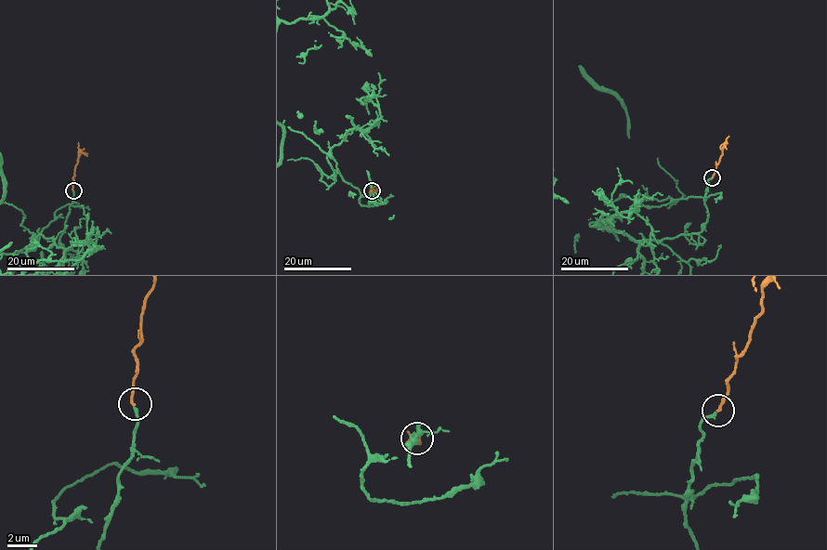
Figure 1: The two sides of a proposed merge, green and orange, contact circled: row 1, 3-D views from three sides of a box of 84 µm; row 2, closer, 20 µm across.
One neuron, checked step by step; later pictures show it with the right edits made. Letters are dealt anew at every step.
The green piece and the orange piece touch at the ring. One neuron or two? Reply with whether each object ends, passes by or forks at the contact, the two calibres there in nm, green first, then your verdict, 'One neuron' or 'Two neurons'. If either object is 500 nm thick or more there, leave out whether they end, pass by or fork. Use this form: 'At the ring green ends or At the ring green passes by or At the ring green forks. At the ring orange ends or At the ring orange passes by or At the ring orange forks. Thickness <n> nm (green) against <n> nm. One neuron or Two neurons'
At the ring green ends. At the ring orange ends. Thickness 240 nm (green) against 200 nm. One neuron

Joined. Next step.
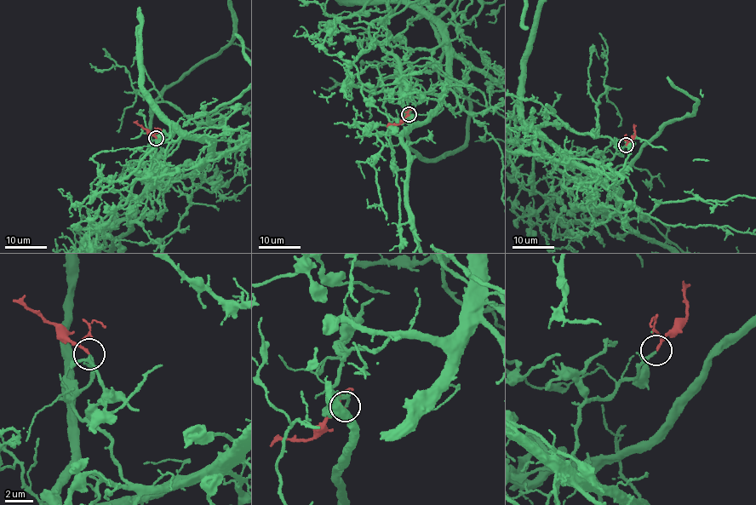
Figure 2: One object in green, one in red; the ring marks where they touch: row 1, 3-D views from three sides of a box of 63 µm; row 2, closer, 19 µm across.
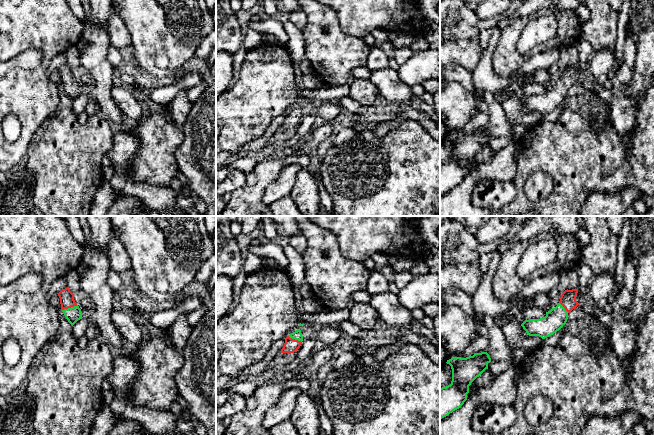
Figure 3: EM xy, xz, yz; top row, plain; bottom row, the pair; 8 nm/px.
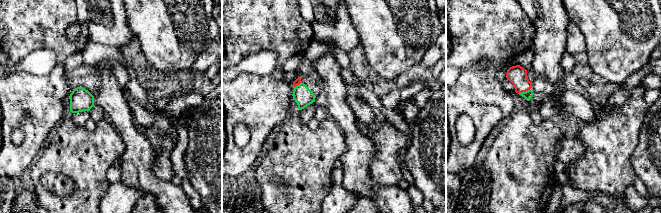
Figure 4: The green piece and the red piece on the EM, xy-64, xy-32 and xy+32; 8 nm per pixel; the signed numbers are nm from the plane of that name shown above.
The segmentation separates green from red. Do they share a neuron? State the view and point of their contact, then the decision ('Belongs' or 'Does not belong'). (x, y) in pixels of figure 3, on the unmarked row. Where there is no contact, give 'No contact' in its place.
Touches green at xy (69, 84). Belongs

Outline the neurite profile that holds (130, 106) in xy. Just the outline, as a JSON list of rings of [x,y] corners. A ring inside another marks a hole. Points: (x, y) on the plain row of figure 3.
[[[114,86],[112,89],[112,98],[124,116],[128,117],[132,122],[139,121],[143,117],[140,101],[127,87]]]

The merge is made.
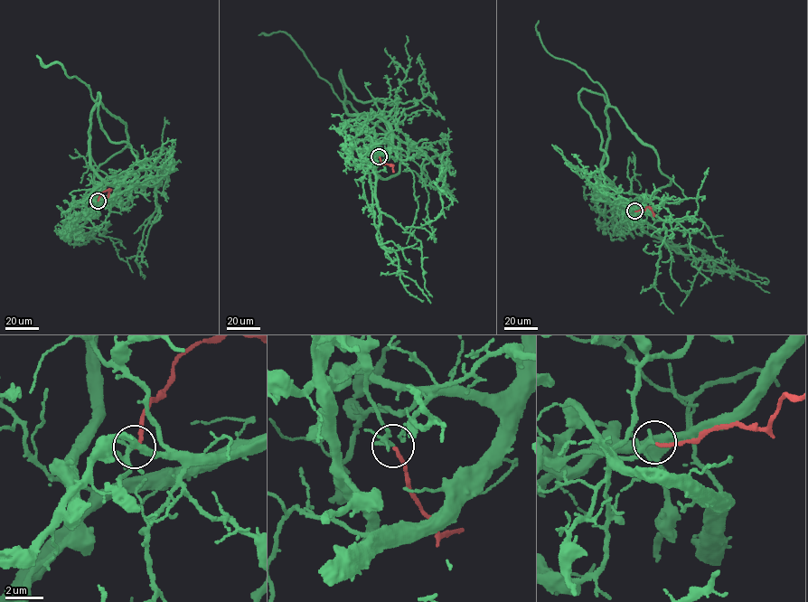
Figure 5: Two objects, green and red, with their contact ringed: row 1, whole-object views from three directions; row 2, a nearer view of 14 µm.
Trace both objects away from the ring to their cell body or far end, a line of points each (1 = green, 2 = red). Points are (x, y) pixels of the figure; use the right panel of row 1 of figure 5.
1: (634, 211), (598, 199), (608, 104), (582, 89), (613, 183), (702, 201)
2: (634, 211), (649, 206), (653, 216)

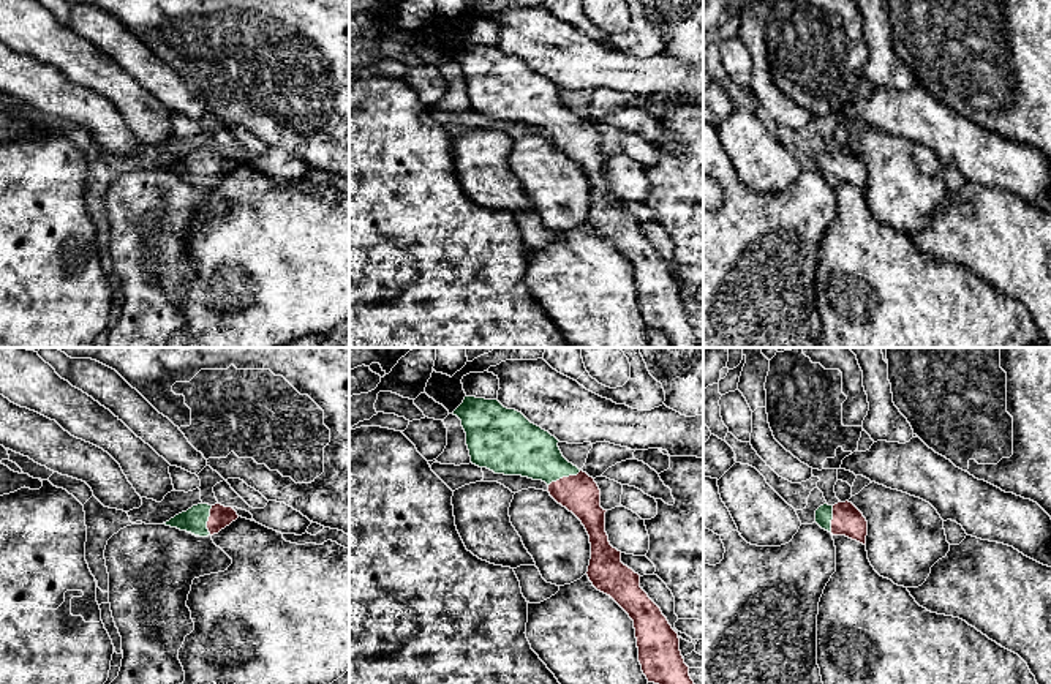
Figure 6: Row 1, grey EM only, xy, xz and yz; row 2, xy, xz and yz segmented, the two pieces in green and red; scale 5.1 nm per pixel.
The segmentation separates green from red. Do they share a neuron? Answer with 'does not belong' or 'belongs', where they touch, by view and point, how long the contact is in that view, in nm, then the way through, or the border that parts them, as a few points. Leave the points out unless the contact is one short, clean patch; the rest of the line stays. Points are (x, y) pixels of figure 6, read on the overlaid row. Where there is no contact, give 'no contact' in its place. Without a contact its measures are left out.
belongs | xz (565, 476) | 180 nm | across xz (523, 449), (565, 476), (580, 495)

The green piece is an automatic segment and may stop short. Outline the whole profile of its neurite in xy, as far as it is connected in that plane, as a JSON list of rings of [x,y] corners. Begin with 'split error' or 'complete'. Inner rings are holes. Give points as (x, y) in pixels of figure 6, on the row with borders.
split error; [[[198,504],[163,523],[199,537],[218,534],[239,518],[232,507]]]

